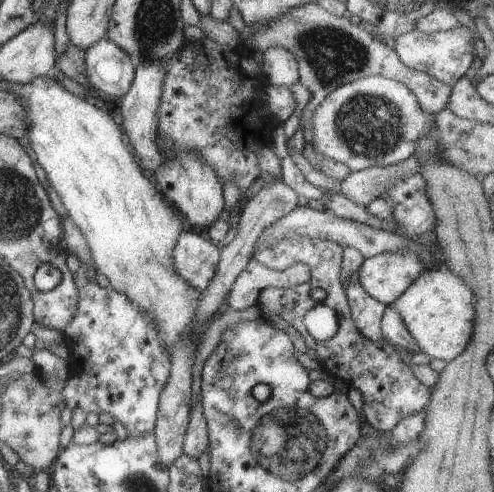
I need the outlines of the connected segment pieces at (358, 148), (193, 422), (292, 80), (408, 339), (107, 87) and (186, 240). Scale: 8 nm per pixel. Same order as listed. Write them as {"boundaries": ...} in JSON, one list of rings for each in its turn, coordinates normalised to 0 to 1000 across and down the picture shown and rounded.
{"boundaries":[[[[749,152],[678,179],[676,187],[642,215],[634,232],[632,295],[644,309],[652,309],[654,317],[692,329],[711,348],[796,335],[846,309],[848,285],[872,270],[881,244],[881,234],[854,220],[840,187],[818,169],[769,152]]],[[[407,811],[387,829],[385,850],[370,894],[370,921],[399,935],[423,911],[423,874],[409,837]]],[[[547,96],[534,106],[534,148],[547,173],[591,177],[605,165],[605,130],[593,106],[575,96]]],[[[783,620],[771,650],[771,673],[781,693],[798,699],[810,709],[820,709],[828,720],[852,715],[844,691],[822,667],[814,644],[789,620]]],[[[219,77],[206,79],[174,100],[172,128],[180,165],[194,187],[204,193],[229,195],[239,205],[263,183],[273,157],[273,134],[263,112],[231,83]]],[[[370,467],[350,508],[354,543],[360,557],[387,583],[399,585],[403,591],[415,591],[423,585],[427,569],[437,557],[447,522],[445,502],[447,498],[439,498],[435,492],[421,488],[421,484],[411,484],[401,472]]]]}

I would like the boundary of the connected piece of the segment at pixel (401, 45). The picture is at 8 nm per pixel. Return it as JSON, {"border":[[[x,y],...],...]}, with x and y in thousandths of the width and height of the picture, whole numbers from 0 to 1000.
{"border":[[[939,51],[905,63],[887,63],[879,69],[858,69],[846,59],[810,71],[800,81],[800,104],[808,120],[830,138],[862,146],[872,157],[885,159],[903,171],[919,175],[951,138],[962,118],[955,63]]]}

